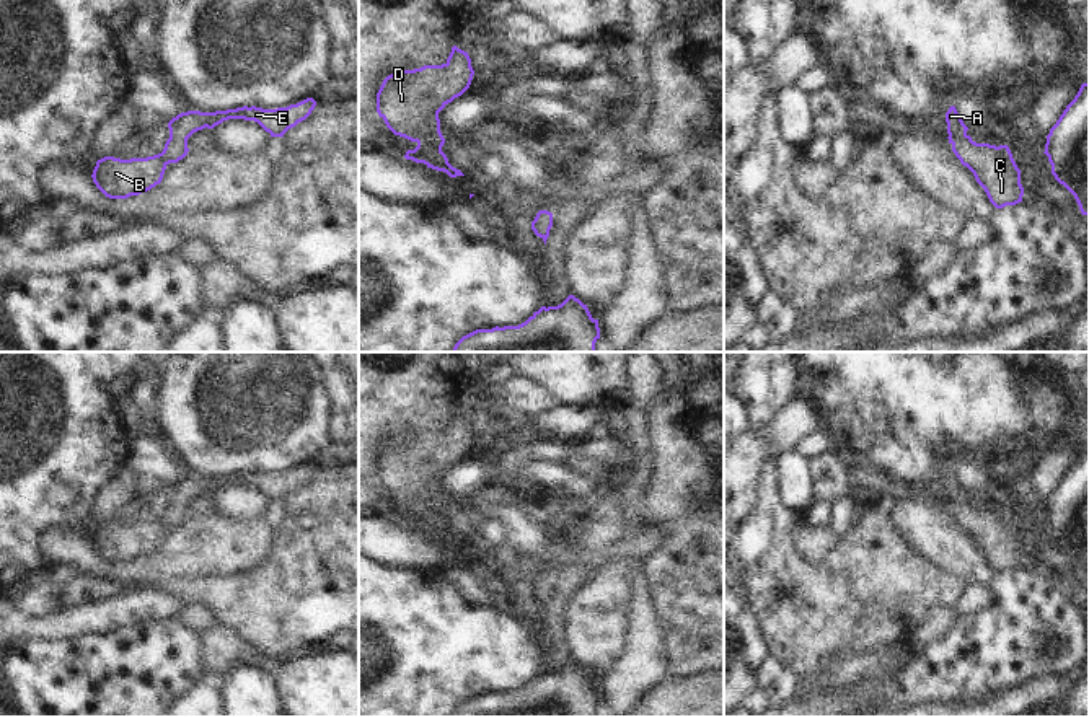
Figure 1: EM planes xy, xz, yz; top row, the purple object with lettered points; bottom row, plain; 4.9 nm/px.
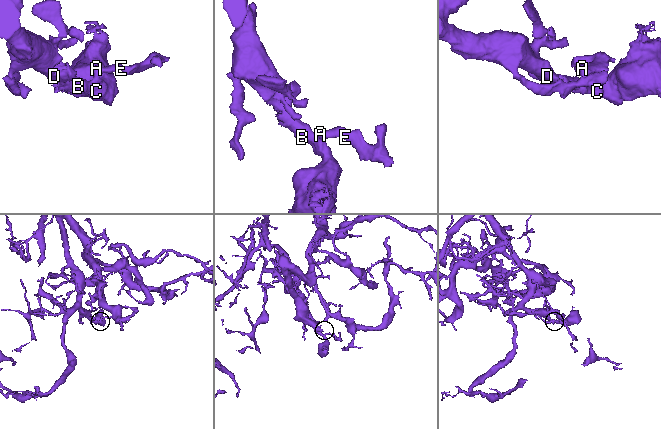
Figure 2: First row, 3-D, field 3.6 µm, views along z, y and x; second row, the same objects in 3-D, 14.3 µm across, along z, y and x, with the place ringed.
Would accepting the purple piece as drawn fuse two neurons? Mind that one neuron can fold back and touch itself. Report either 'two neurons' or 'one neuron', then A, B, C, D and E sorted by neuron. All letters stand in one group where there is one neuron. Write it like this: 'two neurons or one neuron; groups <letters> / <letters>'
one neuron; groups A B C D E

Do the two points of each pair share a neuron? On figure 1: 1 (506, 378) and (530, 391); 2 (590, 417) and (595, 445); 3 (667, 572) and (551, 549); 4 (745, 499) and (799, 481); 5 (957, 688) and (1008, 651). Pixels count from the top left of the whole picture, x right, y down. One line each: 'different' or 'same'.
1: same
2: different
3: different
4: different
5: same

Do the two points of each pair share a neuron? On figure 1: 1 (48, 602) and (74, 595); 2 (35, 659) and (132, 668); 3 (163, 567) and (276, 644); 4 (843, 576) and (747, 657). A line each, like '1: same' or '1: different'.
1: different
2: same
3: different
4: different

